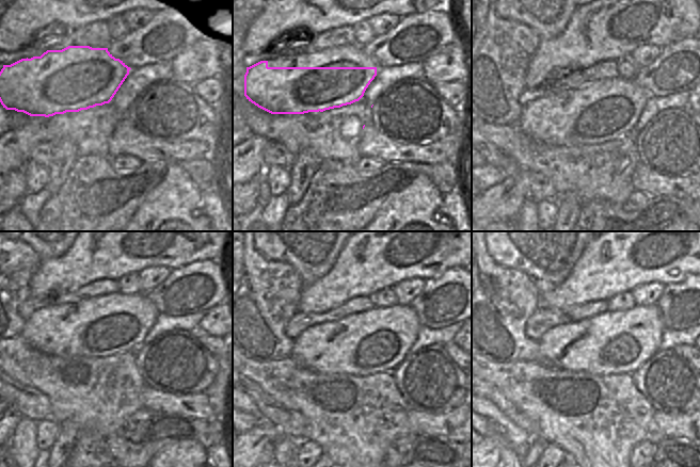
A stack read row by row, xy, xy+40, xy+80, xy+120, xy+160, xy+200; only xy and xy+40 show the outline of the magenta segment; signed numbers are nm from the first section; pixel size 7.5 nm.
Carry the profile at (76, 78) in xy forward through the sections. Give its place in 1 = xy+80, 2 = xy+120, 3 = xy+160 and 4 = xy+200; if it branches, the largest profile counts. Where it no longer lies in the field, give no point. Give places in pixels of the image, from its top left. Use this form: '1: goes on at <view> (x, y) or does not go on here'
1: goes on at xy+80 (549, 91)
2: goes on at xy+120 (132, 342)
3: goes on at xy+160 (375, 341)
4: goes on at xy+200 (616, 341)

